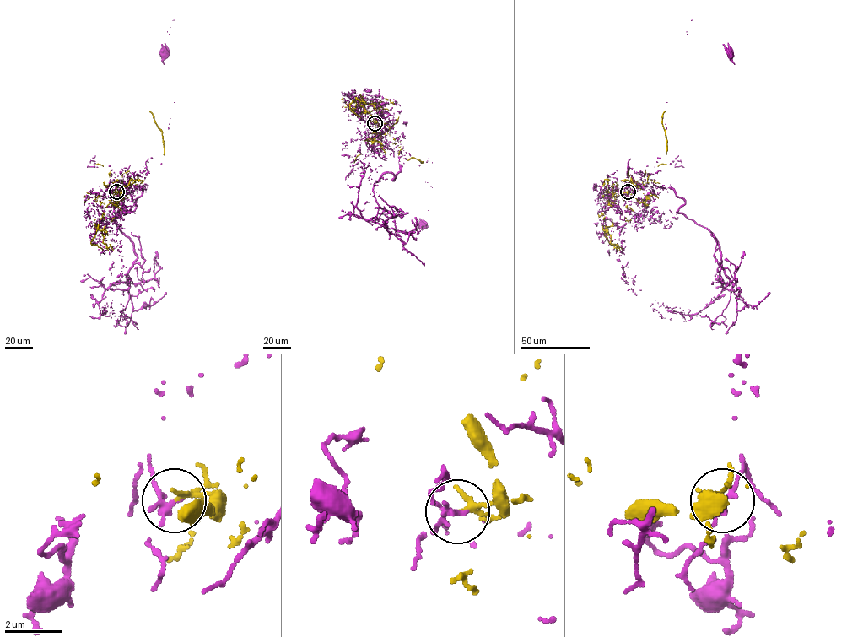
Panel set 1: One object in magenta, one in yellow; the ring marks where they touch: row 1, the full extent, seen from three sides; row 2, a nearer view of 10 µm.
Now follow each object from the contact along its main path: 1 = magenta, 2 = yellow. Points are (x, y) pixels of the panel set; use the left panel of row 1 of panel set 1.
1: (116, 191), (123, 185), (121, 207), (144, 189), (137, 174), (169, 124), (163, 52)
2: (116, 191), (135, 185), (138, 178), (142, 181), (164, 154), (162, 131), (149, 111)

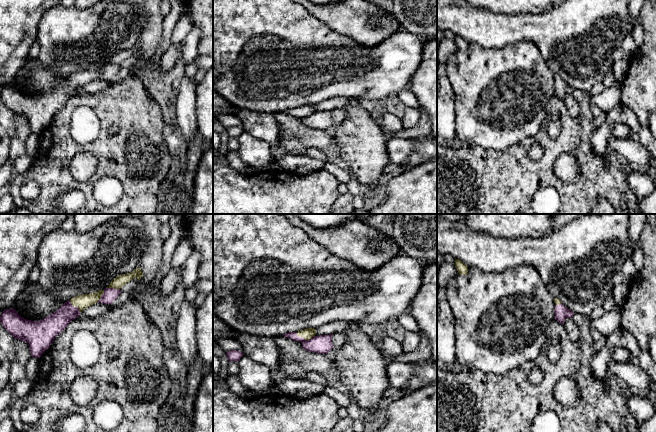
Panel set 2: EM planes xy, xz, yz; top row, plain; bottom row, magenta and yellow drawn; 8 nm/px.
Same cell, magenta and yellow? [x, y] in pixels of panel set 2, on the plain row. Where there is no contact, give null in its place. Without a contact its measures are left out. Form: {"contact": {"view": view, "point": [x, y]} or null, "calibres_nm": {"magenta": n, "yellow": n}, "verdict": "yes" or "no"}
{"contact": {"view": "xz", "point": [304, 115]}, "calibres_nm": {"magenta": 150, "yellow": 90}, "verdict": "no"}

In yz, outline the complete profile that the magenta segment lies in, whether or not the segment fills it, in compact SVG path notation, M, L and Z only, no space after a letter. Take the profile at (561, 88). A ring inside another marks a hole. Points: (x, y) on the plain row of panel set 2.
M562 79L555 81L554 88L554 95L561 100L564 100L566 94L572 94L574 91L574 89L570 85L566 84Z

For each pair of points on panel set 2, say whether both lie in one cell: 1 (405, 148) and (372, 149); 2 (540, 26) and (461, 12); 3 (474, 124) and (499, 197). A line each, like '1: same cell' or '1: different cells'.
1: different cells
2: same cell
3: different cells

